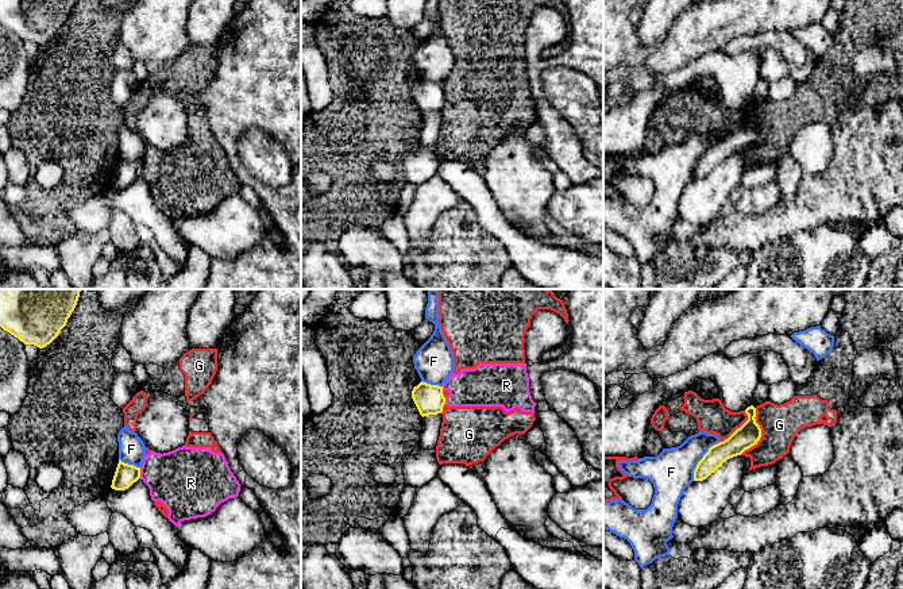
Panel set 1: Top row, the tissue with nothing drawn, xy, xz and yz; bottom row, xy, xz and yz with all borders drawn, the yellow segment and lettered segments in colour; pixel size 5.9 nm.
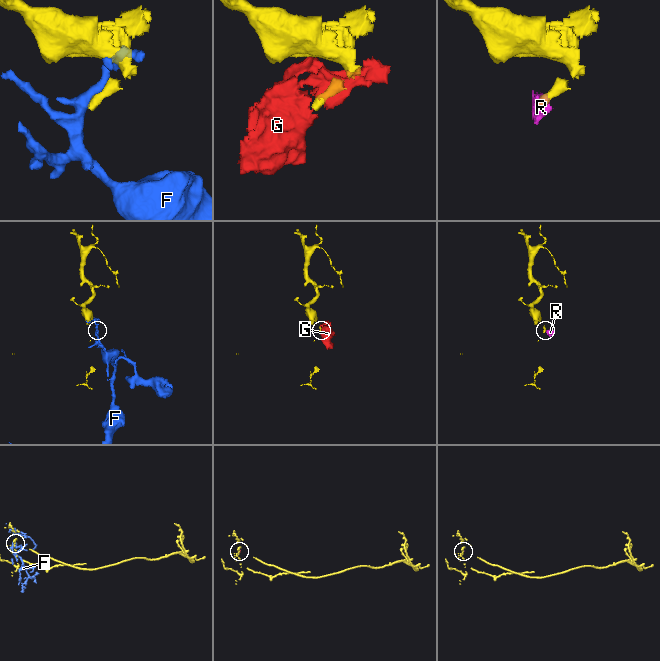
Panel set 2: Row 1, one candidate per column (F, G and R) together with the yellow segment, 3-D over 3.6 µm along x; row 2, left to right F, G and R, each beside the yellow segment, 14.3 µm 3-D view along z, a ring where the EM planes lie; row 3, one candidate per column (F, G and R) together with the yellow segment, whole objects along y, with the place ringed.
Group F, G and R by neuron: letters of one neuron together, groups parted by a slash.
F / G R

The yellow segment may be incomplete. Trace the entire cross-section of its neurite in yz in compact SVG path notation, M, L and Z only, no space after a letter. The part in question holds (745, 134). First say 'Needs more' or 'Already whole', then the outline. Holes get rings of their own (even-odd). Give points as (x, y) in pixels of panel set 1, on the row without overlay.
Already whole. M756 105L745 107L748 118L737 126L728 136L709 146L694 168L694 178L703 178L728 157L741 153L745 147L757 142L761 135L761 126L756 120Z

